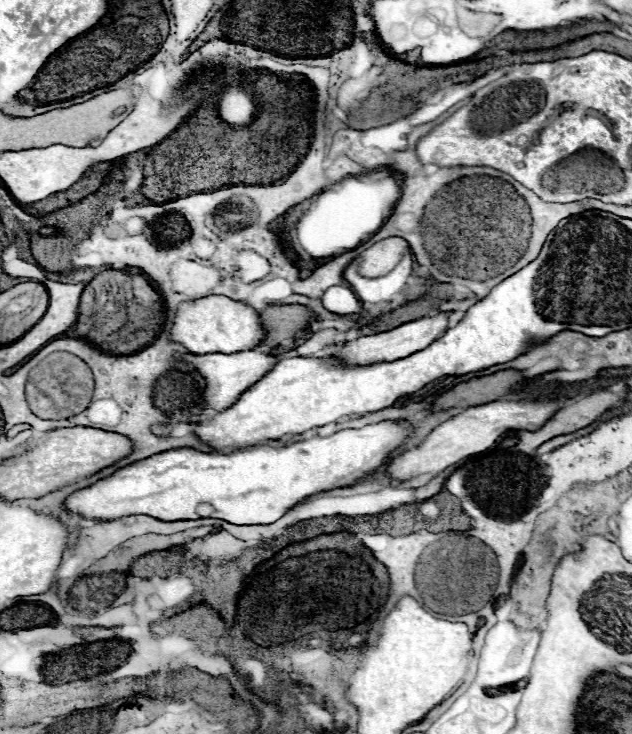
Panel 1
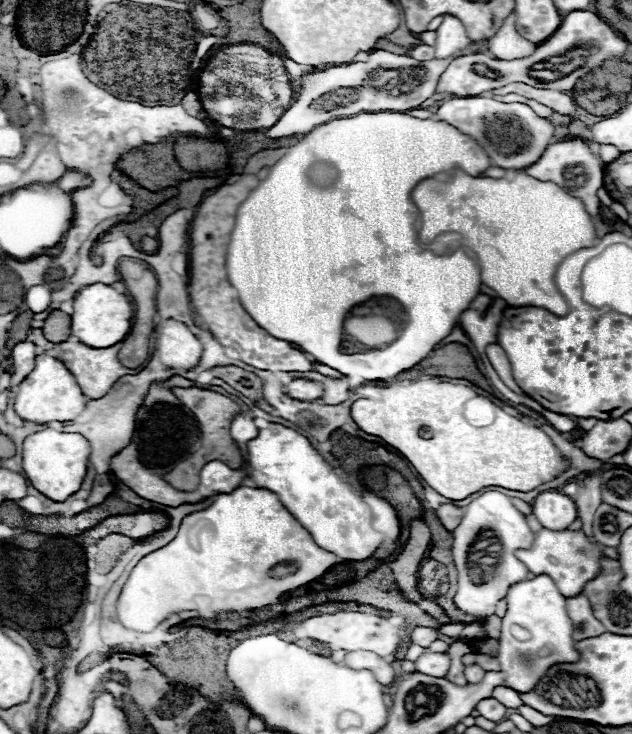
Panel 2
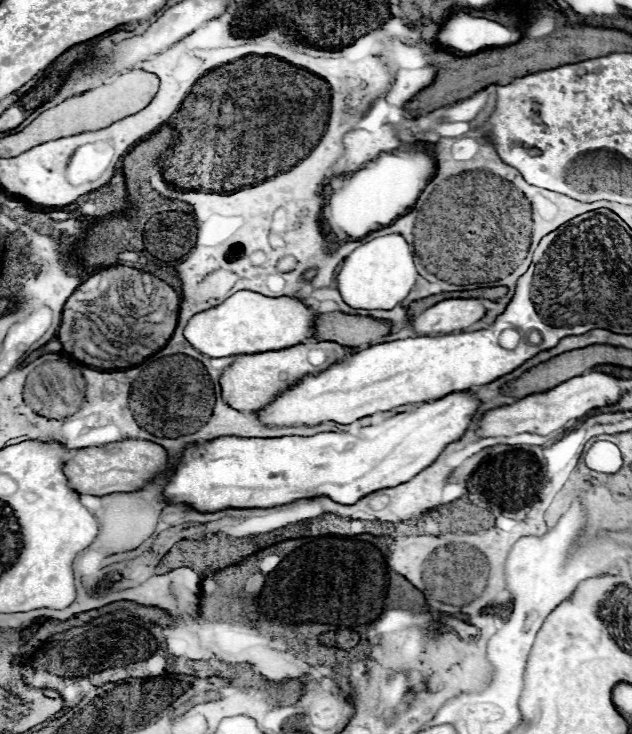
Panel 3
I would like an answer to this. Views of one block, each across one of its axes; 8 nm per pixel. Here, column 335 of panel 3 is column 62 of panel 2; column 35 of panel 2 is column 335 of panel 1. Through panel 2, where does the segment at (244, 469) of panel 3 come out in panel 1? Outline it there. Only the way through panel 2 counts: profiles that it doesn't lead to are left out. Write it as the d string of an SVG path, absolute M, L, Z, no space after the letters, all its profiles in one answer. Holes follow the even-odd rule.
M406 420L398 422L380 422L370 424L360 430L340 430L326 438L312 438L304 442L296 442L284 448L272 446L248 446L242 450L234 450L230 454L206 454L192 448L178 448L168 450L162 454L154 454L150 458L138 460L128 464L108 478L102 478L82 490L72 492L66 502L64 510L68 516L82 516L90 520L118 520L124 516L144 514L164 522L174 520L198 520L198 518L222 518L232 524L272 524L280 516L286 514L294 504L302 502L304 498L332 488L350 486L364 476L376 472L386 460L392 450L396 450L406 434L410 424Z

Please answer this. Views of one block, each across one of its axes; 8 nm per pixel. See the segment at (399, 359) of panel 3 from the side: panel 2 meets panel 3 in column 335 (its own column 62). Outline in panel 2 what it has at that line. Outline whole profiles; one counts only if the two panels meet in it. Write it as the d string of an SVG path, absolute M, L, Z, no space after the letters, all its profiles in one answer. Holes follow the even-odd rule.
M40 354L36 356L34 370L16 388L14 410L26 422L36 422L36 424L46 424L52 420L70 422L74 420L74 416L78 416L78 412L82 412L86 402L88 398L82 394L80 386L76 384L74 376L68 372L68 368L60 360L48 354Z

